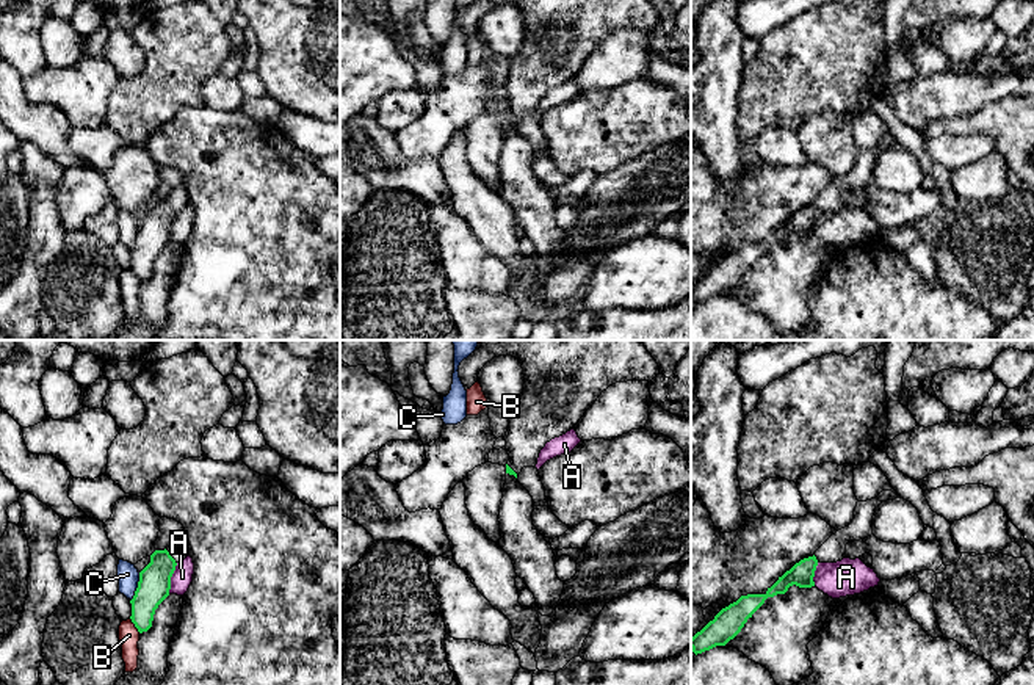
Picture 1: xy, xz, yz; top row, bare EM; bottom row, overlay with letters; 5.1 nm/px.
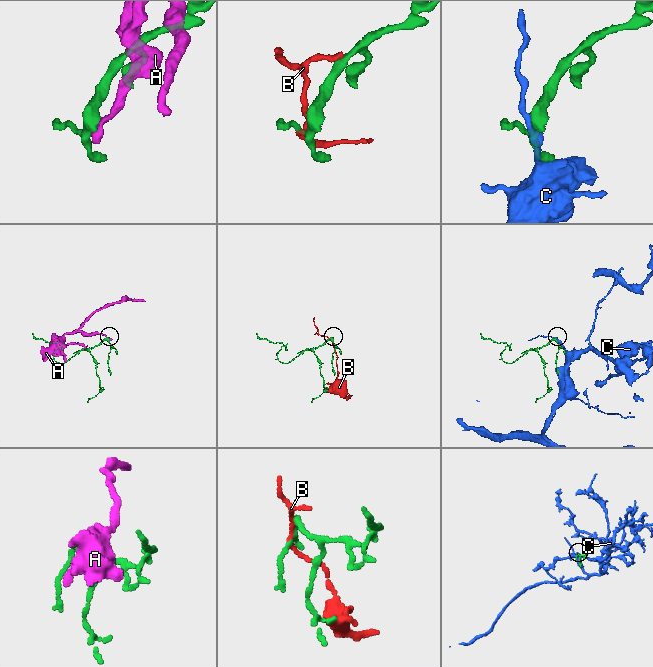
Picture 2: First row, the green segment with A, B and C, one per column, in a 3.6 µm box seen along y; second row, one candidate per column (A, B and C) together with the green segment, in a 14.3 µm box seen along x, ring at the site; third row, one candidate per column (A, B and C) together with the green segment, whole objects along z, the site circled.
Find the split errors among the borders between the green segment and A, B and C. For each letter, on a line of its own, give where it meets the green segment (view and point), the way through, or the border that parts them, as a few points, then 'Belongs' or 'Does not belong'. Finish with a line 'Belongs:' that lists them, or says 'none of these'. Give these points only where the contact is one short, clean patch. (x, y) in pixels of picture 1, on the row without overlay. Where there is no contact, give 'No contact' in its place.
A: Touches green at xy (169, 228). Boundary: xy (177, 212), (168, 242). Does not belong
B: Touches green at xy (135, 275). Does not belong
C: Touches green at xy (138, 235). Does not belong
Belongs: none of these

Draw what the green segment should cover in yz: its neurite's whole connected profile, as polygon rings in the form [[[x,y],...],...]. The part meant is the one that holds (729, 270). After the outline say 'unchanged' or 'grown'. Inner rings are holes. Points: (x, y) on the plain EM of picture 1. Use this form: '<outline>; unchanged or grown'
[[[882,140],[876,147],[857,150],[852,171],[832,183],[813,205],[804,207],[786,219],[768,237],[765,243],[741,245],[736,251],[722,257],[713,270],[691,287],[692,301],[702,303],[716,295],[725,295],[733,288],[749,266],[765,252],[768,246],[785,243],[790,235],[815,235],[813,226],[819,212],[837,212],[846,207],[846,193],[873,183],[873,165],[876,157],[887,149],[899,147],[896,140]]]; grown

